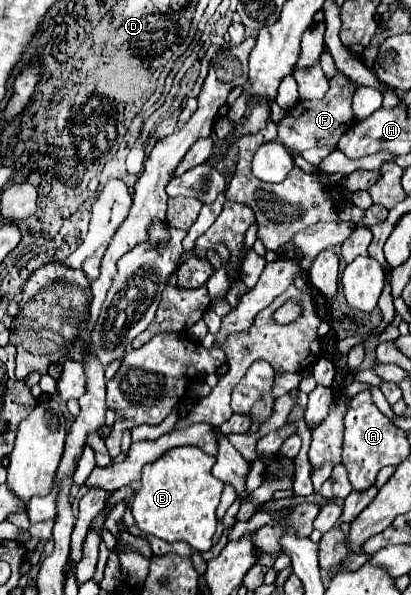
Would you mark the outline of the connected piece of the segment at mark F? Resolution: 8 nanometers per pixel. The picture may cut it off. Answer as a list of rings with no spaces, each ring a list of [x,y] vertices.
[[[336,71],[336,75],[330,79],[330,89],[322,99],[312,101],[298,101],[278,123],[278,139],[282,145],[286,145],[292,153],[302,153],[312,147],[326,147],[326,149],[338,149],[338,141],[344,135],[344,131],[356,123],[356,115],[352,111],[352,95],[360,85],[352,81],[348,75]]]

